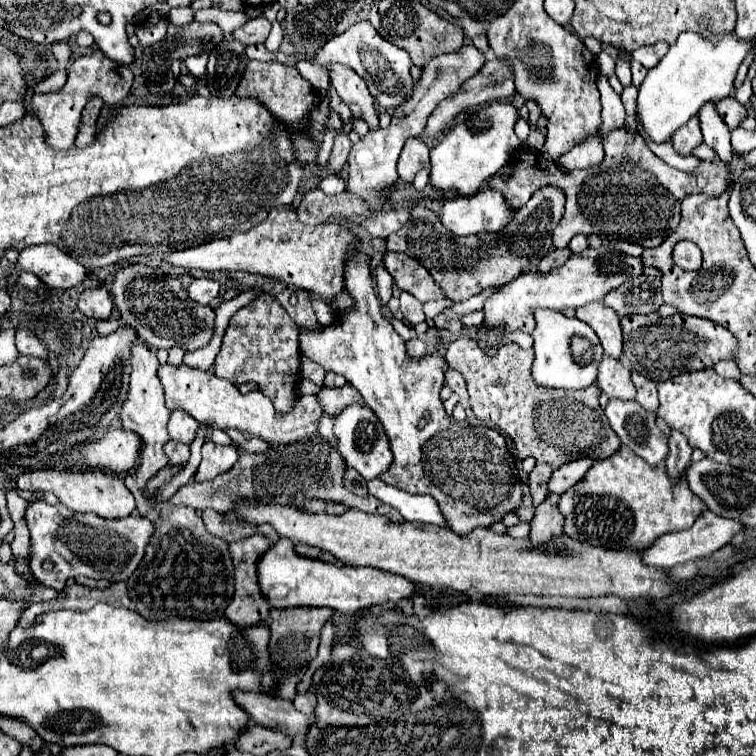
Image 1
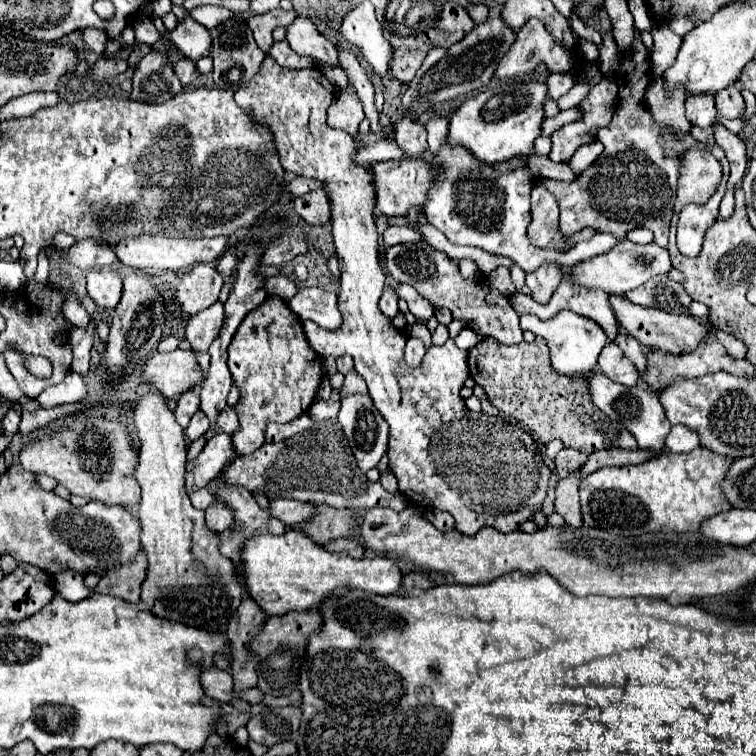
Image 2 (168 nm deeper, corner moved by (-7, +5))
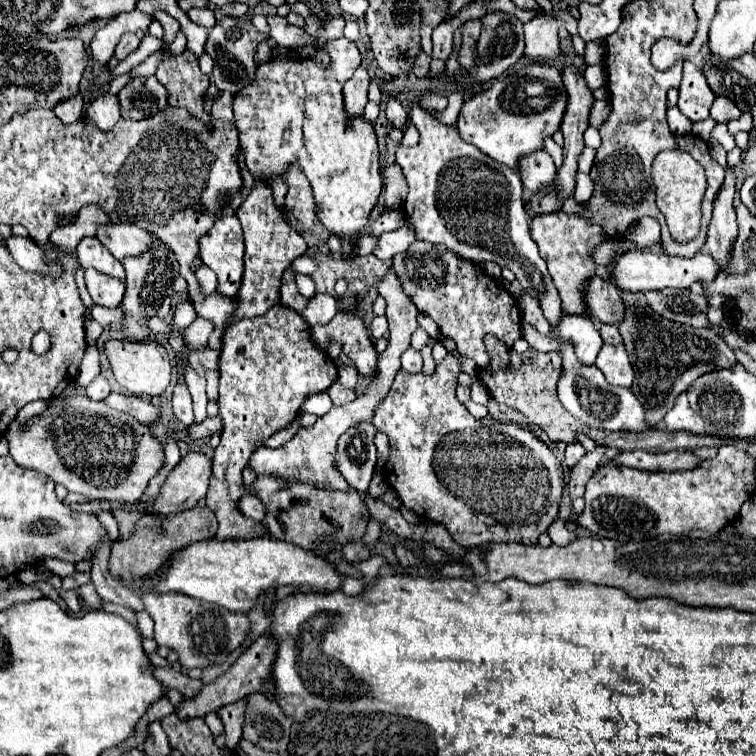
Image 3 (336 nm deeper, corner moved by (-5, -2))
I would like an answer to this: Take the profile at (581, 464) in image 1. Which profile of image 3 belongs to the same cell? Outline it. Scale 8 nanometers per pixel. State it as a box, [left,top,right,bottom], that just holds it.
[611,451,697,471]

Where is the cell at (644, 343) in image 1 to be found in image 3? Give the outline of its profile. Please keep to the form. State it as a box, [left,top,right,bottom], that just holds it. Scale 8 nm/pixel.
[587,275,625,325]

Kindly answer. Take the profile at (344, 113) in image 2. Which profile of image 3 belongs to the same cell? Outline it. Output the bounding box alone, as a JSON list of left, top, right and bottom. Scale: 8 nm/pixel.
[343,67,369,119]

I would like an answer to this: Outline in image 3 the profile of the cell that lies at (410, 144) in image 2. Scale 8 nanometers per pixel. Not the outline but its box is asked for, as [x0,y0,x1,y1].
[385,99,411,131]

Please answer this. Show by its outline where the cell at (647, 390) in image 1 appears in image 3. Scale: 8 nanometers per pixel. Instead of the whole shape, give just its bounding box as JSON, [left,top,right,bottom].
[601,325,623,345]

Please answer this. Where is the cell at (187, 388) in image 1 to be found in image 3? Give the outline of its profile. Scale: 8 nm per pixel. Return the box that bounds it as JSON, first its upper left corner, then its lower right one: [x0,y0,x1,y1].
[105,339,171,397]

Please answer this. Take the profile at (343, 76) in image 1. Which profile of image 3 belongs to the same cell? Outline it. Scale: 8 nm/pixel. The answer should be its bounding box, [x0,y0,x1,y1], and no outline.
[267,15,315,51]

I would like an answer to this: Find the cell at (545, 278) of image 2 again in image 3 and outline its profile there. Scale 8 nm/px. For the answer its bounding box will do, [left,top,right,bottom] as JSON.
[519,293,551,335]

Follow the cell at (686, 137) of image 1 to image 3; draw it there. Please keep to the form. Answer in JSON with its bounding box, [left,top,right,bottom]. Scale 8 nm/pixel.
[679,63,715,123]

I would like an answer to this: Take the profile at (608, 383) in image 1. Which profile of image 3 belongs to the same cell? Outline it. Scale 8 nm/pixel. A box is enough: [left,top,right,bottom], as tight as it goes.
[595,345,633,387]

